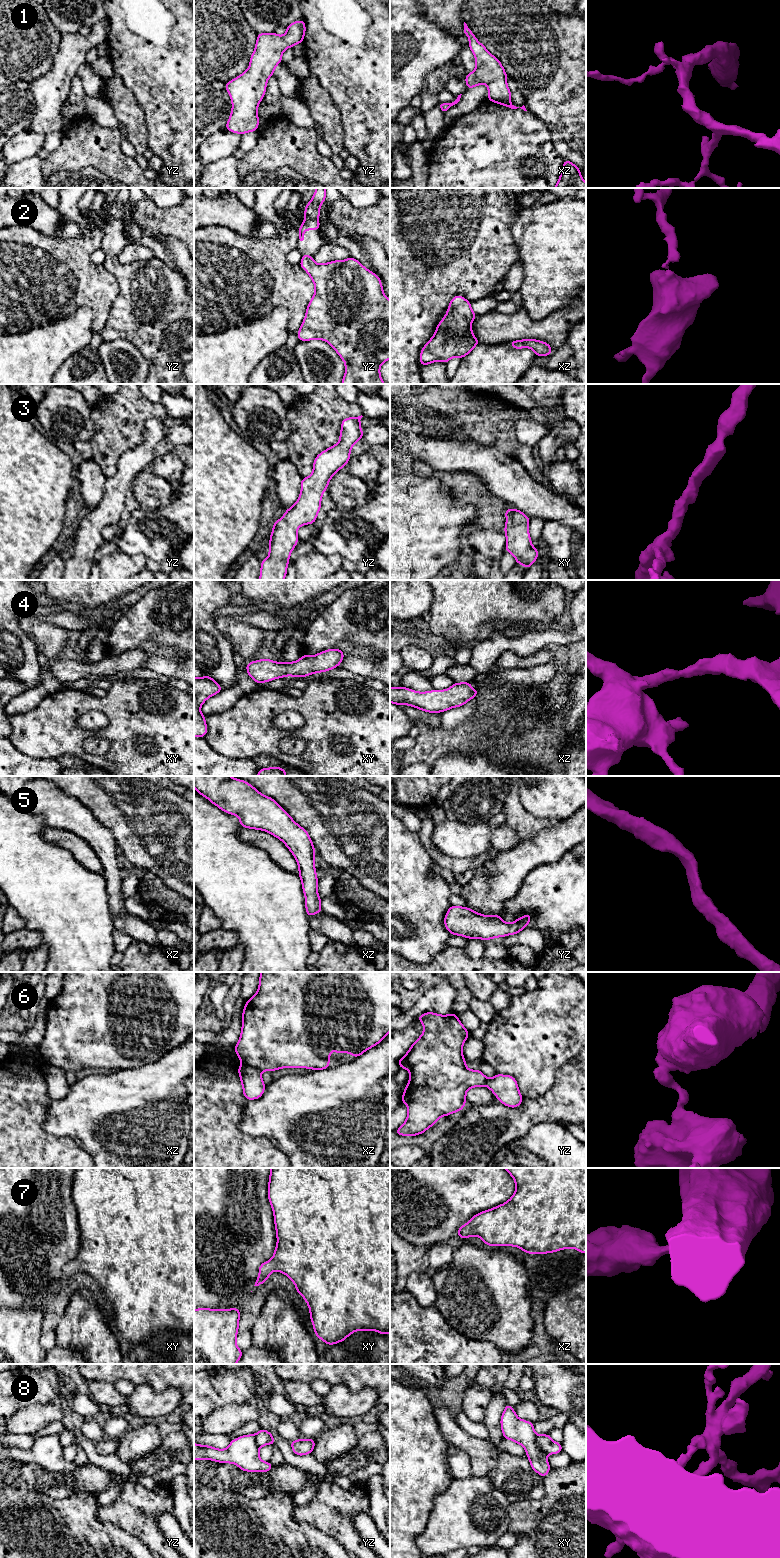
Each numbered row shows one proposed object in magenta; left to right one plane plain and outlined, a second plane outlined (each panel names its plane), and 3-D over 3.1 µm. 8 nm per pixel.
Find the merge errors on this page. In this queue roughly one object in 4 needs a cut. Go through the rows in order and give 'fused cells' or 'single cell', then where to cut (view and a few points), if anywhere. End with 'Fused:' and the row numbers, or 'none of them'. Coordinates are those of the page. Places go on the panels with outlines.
1: single cell; no cut
2: single cell; no cut
3: single cell; no cut
4: single cell; no cut
5: single cell; no cut
6: fused cells; cut in xz along (242, 1062), (257, 1067), (261, 1071)
7: single cell; no cut
8: fused cells; cut in xy along (536, 1435), (536, 1443), (546, 1454)
Fused: 6, 8

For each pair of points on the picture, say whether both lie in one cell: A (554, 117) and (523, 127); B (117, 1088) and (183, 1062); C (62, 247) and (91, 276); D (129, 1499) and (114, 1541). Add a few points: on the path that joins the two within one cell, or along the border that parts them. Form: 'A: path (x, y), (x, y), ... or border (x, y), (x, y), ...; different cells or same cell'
A: border (526, 111), (535, 114), (547, 126), (553, 141); different cells
B: path (133, 1088), (156, 1086), (167, 1075); same cell
C: path (69, 254), (84, 269); same cell
D: border (98, 1516), (100, 1520), (118, 1525), (139, 1540); different cells

